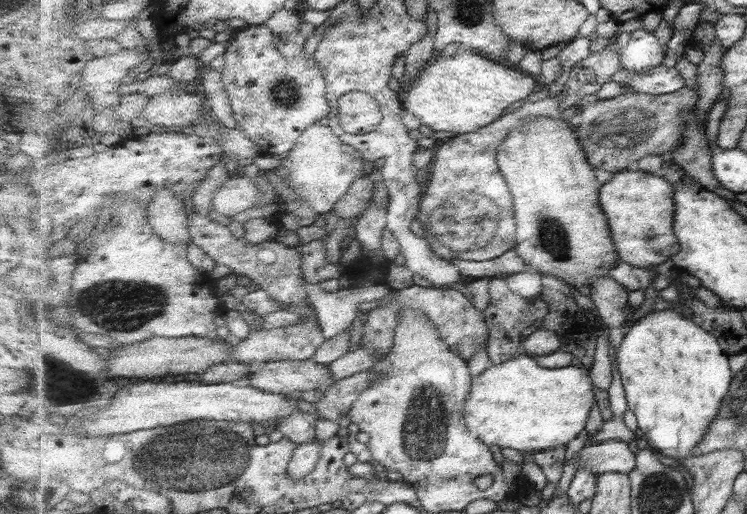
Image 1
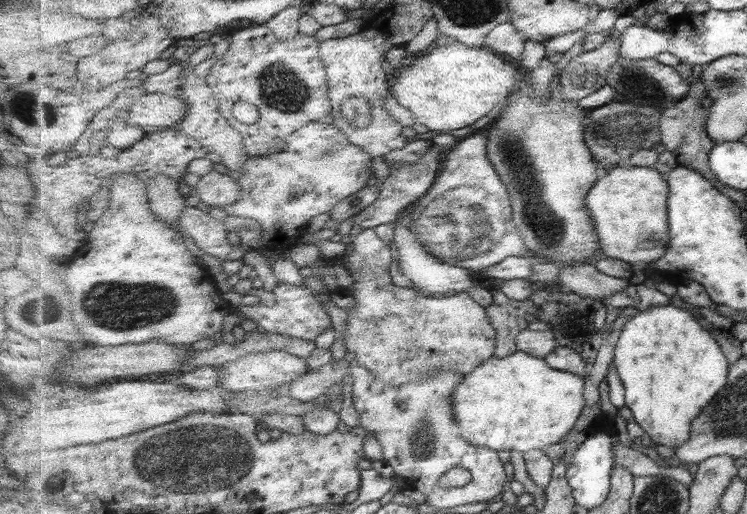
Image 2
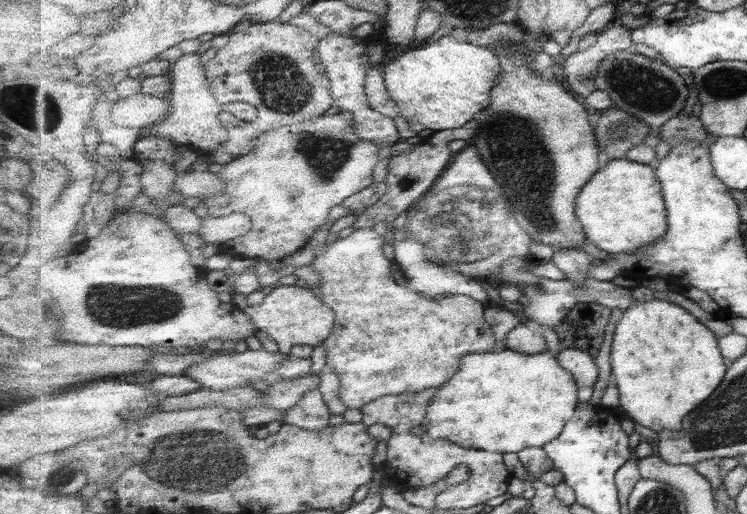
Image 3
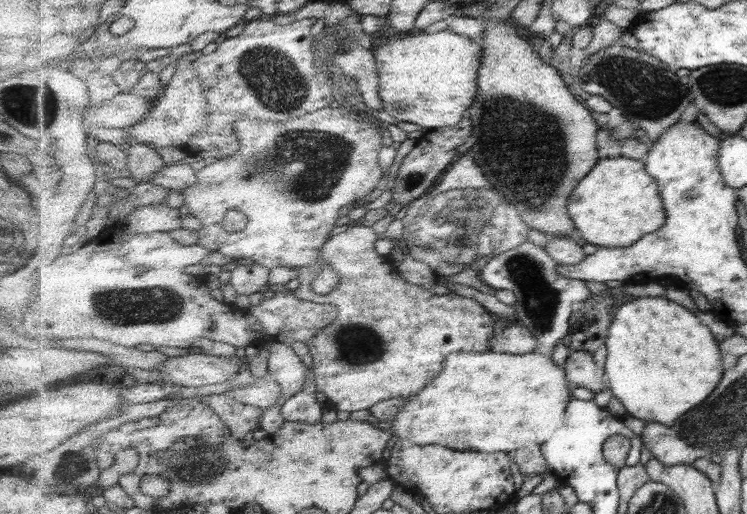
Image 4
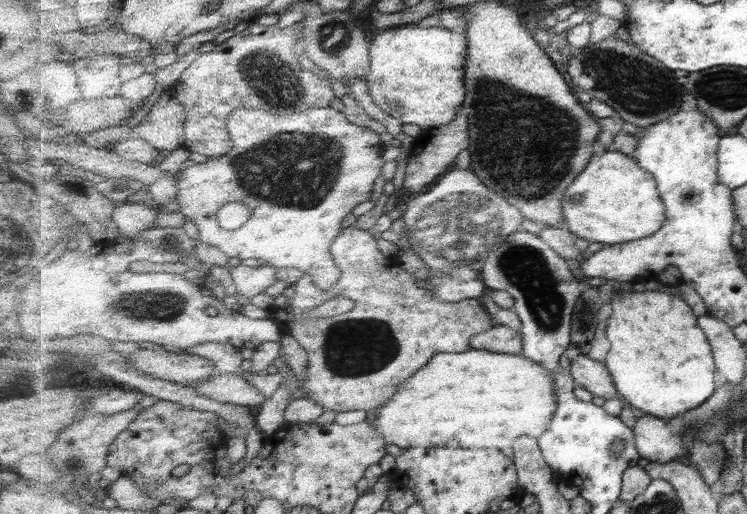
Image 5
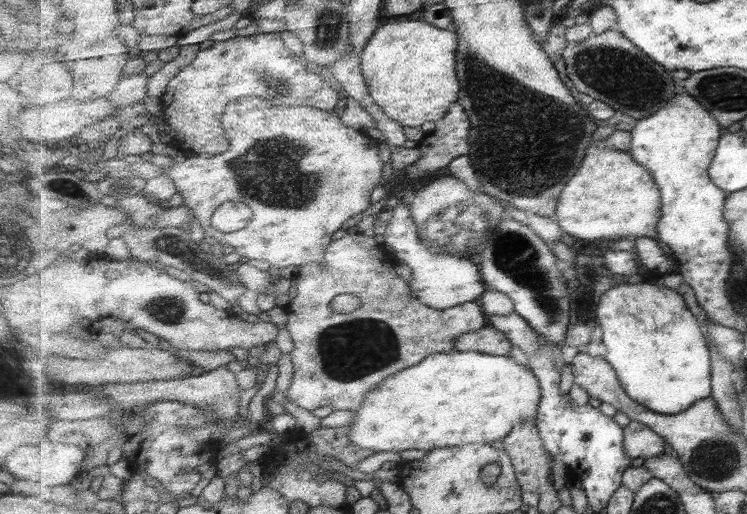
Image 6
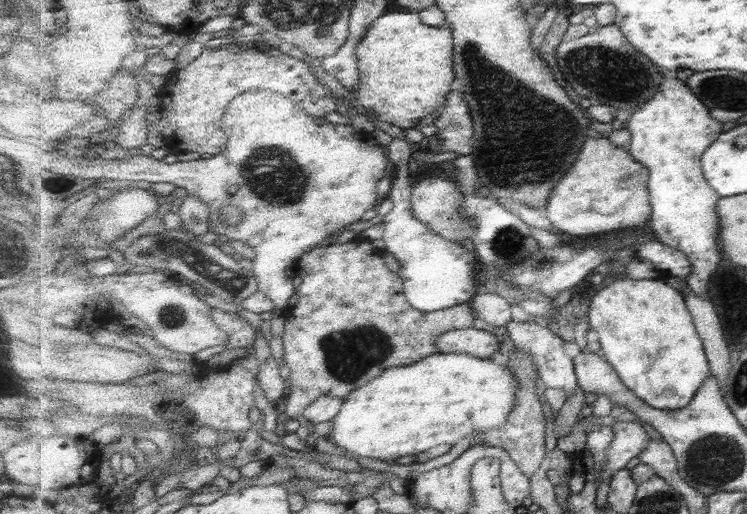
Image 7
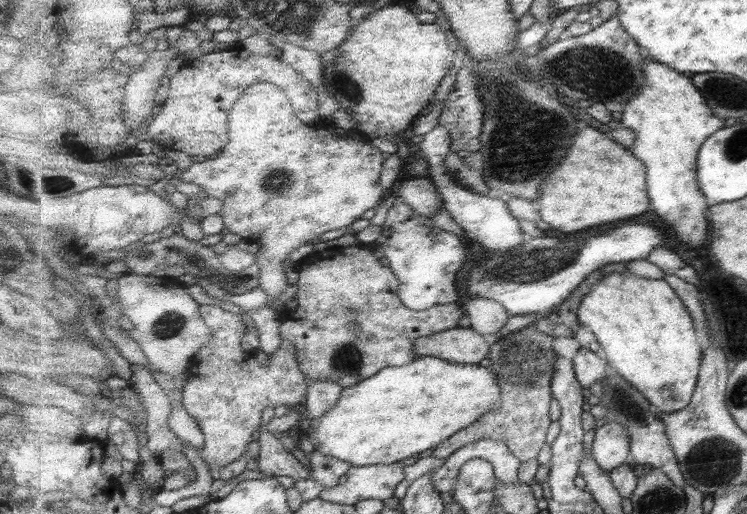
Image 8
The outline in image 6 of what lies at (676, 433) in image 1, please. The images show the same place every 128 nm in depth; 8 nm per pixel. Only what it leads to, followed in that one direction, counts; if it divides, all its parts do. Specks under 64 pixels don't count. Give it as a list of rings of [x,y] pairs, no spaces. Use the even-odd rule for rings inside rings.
[[[646,281],[639,284],[625,282],[615,285],[611,290],[605,292],[601,296],[601,302],[596,306],[597,312],[594,312],[593,321],[602,328],[602,344],[607,346],[607,356],[605,358],[609,363],[613,364],[612,368],[617,372],[621,385],[625,388],[630,398],[658,413],[679,414],[696,405],[703,398],[712,396],[712,354],[708,348],[707,336],[705,336],[705,330],[703,330],[698,318],[691,312],[685,298],[679,292],[667,287],[667,285],[651,284]]]

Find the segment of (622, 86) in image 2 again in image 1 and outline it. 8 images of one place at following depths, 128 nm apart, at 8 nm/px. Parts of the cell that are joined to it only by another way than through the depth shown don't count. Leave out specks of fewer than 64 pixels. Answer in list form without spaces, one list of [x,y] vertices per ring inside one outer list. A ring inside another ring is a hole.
[[[659,65],[645,73],[633,73],[622,67],[615,73],[613,81],[623,84],[628,90],[643,94],[671,94],[687,86],[684,75],[677,67]]]

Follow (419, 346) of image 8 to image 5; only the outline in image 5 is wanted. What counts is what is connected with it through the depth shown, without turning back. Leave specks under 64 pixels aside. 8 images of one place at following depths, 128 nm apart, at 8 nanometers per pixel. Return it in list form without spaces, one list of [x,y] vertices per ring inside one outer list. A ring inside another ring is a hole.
[[[497,324],[493,329],[473,337],[471,346],[474,350],[495,351],[498,354],[511,355],[522,355],[524,350],[521,333],[517,333],[513,328]]]

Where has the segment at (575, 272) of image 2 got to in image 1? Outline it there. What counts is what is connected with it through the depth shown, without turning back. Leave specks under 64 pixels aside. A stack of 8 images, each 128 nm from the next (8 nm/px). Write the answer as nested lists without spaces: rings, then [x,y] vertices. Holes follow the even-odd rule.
[[[609,274],[593,277],[587,294],[596,305],[602,323],[611,331],[611,344],[619,348],[626,332],[635,322],[627,320],[629,314],[635,310],[629,306],[629,289]]]

